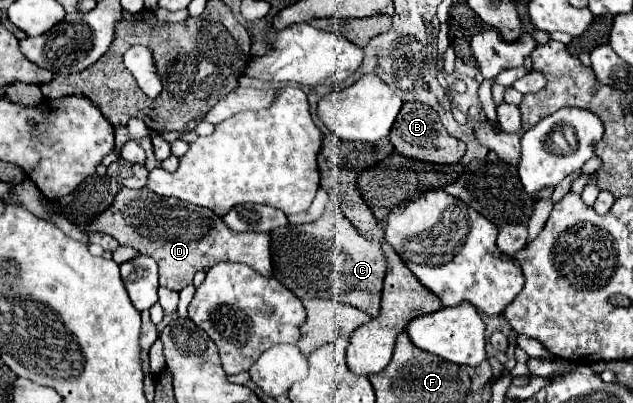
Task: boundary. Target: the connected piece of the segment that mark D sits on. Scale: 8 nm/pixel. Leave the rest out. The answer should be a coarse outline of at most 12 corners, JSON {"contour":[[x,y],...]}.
{"contour":[[121,187],[93,223],[181,291],[221,261],[271,275],[271,233]]}

